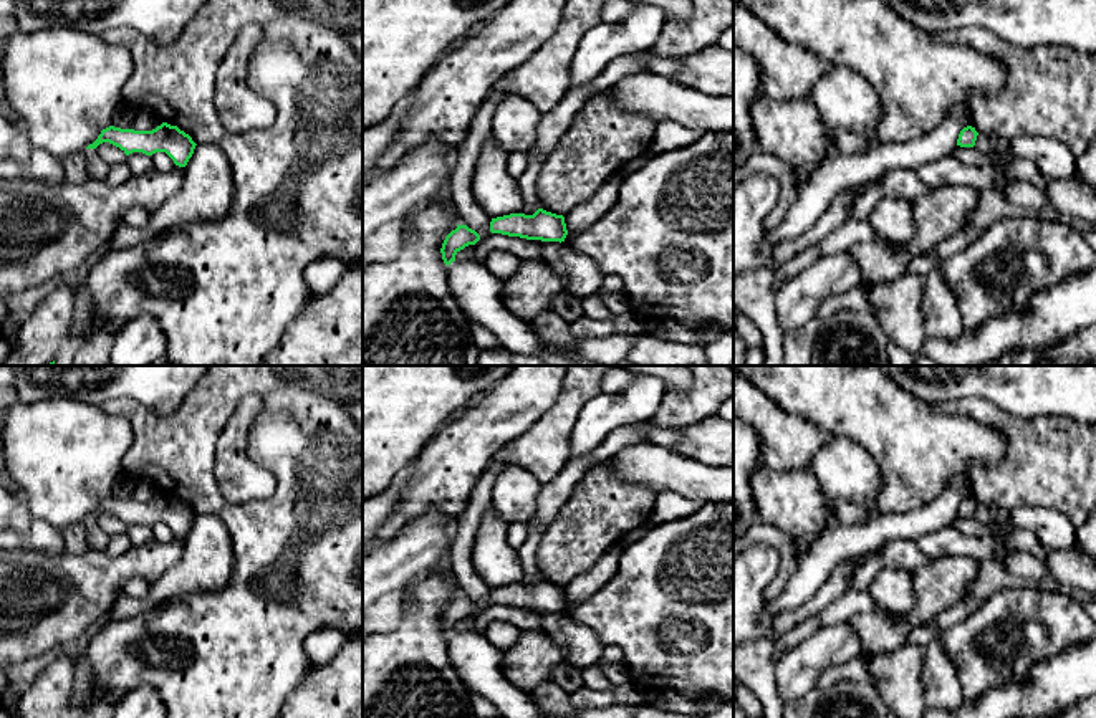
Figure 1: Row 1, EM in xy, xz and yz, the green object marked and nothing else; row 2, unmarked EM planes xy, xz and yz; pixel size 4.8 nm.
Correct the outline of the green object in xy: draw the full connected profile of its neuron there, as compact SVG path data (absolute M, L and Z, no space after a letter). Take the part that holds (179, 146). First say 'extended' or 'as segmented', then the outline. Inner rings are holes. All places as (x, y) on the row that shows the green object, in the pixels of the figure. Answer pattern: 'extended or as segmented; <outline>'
as segmented; M162 122L152 131L134 131L109 126L103 129L98 139L86 149L96 149L103 142L119 147L126 156L132 152L142 152L146 156L166 152L179 167L187 165L197 146L189 134L167 122Z

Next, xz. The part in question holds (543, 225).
as segmented; M538 208L533 215L510 213L492 218L492 233L541 242L565 242L568 230L563 215Z

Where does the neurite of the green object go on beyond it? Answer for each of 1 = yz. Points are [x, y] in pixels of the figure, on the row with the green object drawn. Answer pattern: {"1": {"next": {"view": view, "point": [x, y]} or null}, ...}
{"1": {"next": null}}

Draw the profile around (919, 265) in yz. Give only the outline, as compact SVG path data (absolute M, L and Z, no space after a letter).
M929 250L922 255L911 258L906 273L925 276L935 263L937 258L934 256L932 250Z

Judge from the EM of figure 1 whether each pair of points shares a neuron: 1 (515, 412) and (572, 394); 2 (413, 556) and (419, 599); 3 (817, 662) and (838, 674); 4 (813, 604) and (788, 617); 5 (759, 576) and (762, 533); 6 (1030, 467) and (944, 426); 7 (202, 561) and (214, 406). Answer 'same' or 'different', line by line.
1: different
2: different
3: different
4: same
5: different
6: different
7: different

